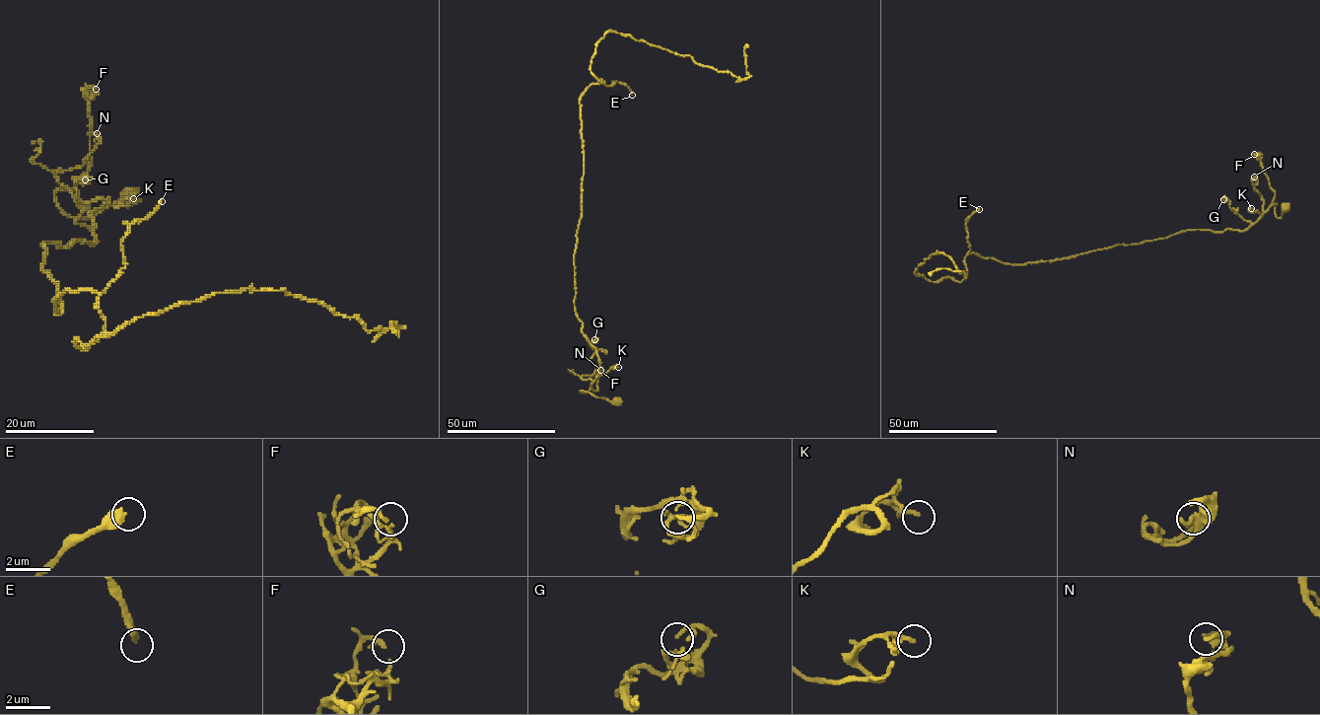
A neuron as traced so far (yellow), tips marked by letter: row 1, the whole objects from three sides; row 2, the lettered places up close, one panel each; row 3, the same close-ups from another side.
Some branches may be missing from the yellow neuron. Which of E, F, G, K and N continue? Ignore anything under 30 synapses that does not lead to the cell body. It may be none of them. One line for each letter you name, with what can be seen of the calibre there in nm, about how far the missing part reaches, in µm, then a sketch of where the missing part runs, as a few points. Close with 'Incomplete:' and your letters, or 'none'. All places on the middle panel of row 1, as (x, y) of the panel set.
E: Thickness 380 nm. Missing length about 150 µm. Course of what is missing: (632, 95), (613, 132), (605, 123), (604, 130), (621, 144), (643, 132), (637, 151), (617, 145), (621, 123)
Incomplete: E

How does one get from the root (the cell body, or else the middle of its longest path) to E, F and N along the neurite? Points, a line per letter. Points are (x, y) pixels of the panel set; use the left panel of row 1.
E: (57, 314), (53, 300), (61, 292), (104, 290), (124, 266), (121, 240), (128, 228), (145, 220), (162, 201)
F: (57, 314), (62, 304), (42, 270), (42, 245), (94, 243), (77, 184), (91, 162), (86, 89), (96, 89)
N: (57, 314), (62, 304), (42, 270), (42, 245), (94, 243), (94, 218), (56, 172), (79, 168), (97, 133)

